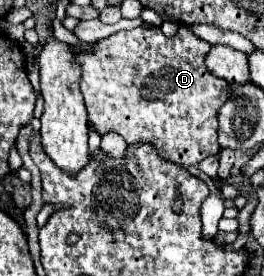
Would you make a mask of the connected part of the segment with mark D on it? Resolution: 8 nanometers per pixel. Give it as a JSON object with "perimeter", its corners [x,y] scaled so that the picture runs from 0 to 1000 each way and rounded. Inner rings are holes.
{"perimeter":[[[530,94],[508,109],[432,116],[432,130],[371,145],[333,181],[295,188],[288,225],[311,239],[295,312],[333,399],[333,449],[379,493],[439,478],[492,522],[576,522],[606,572],[674,601],[712,609],[758,594],[780,565],[826,551],[818,420],[864,355],[864,297],[803,275],[773,232],[788,181],[795,159],[720,123],[697,94],[682,94],[659,138],[621,130],[591,94]]]}

